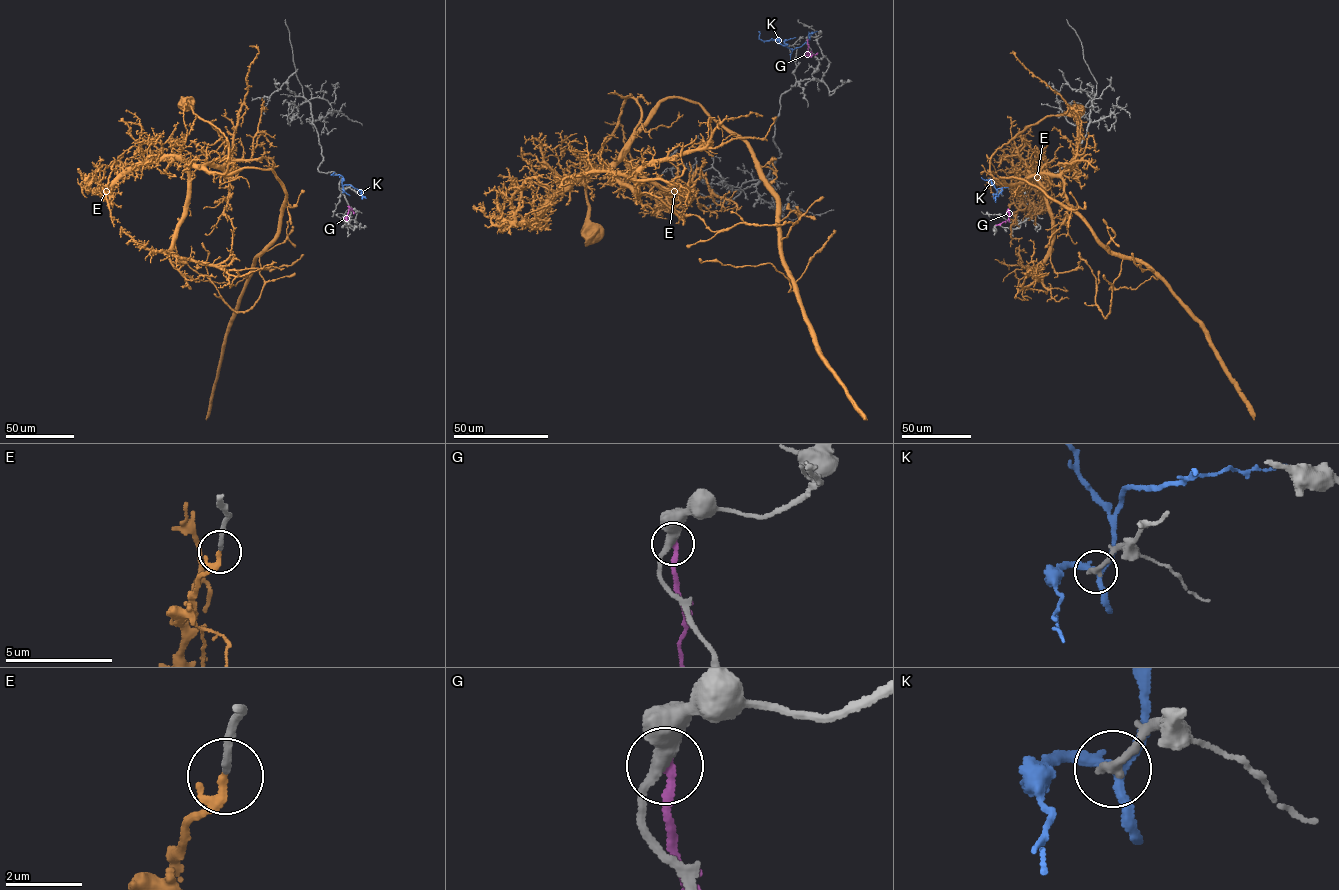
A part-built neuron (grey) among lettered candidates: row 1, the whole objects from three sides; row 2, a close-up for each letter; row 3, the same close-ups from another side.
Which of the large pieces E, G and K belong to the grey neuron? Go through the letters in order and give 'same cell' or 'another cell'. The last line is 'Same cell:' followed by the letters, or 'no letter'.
E: another cell
G: another cell
K: another cell
Same cell: no letter

